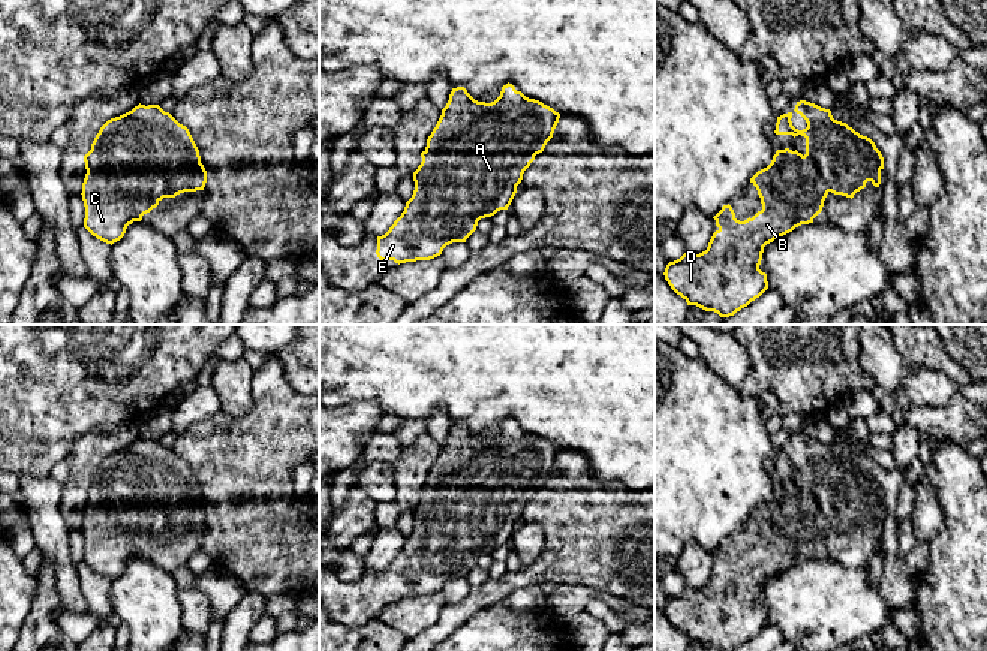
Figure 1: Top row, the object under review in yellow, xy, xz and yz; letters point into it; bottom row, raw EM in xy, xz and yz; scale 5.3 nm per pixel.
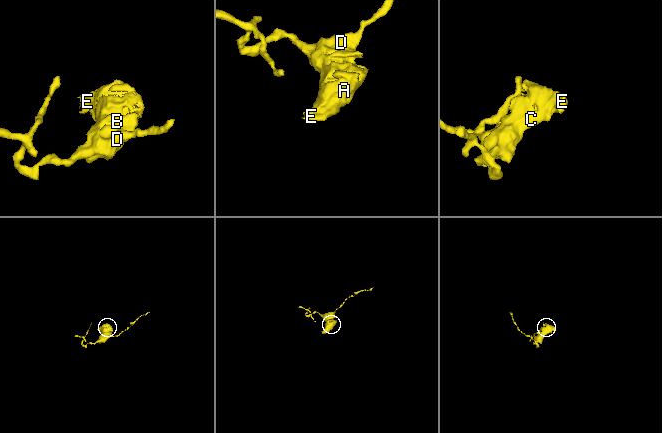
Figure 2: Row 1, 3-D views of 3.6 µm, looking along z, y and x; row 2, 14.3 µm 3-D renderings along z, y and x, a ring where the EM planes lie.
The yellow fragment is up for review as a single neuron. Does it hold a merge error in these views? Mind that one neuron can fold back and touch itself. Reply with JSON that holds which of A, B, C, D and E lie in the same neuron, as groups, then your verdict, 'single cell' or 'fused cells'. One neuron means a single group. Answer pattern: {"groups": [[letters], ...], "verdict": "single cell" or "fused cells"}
{"groups": [["A", "B", "C", "D", "E"]], "verdict": "single cell"}

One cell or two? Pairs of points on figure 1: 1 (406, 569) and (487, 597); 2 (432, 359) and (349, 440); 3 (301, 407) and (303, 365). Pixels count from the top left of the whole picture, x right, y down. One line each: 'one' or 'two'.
1: two
2: two
3: two

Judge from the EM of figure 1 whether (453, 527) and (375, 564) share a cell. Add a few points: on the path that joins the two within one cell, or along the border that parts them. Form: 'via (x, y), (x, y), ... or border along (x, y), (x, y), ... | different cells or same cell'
border along (406, 538), (402, 549), (384, 569), (366, 573) | different cells

